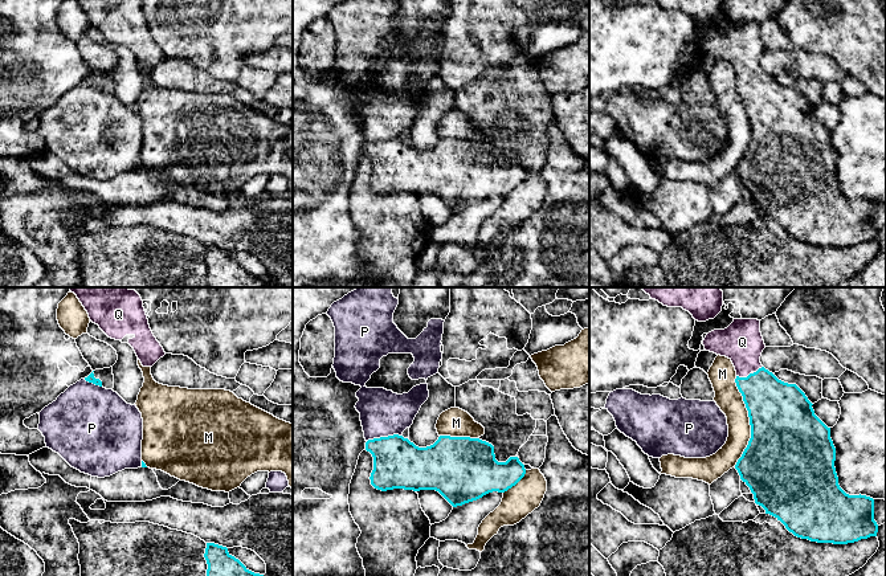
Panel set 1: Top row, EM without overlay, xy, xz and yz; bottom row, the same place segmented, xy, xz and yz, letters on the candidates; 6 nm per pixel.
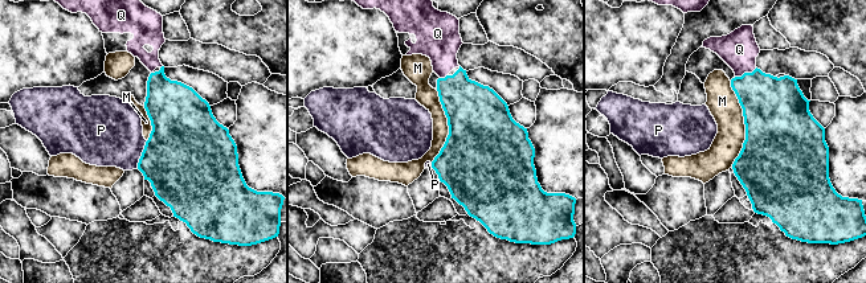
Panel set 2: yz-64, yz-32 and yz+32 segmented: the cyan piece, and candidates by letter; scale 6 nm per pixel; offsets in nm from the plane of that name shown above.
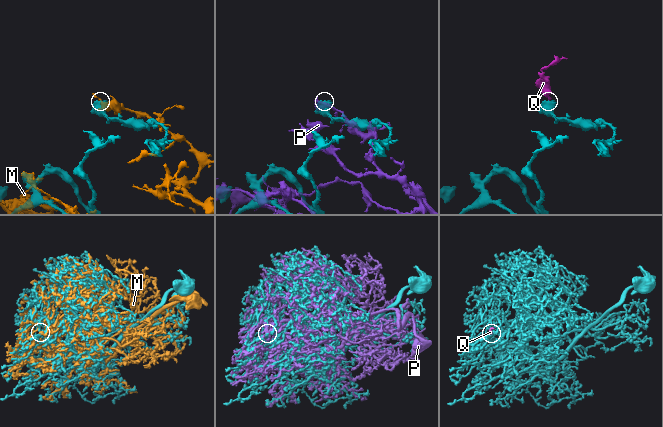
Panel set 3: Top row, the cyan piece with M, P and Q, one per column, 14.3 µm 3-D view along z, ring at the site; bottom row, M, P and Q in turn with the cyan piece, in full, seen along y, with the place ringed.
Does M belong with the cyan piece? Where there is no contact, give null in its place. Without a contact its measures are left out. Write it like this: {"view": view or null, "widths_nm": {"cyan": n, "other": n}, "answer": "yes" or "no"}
{"view": "yz", "widths_nm": {"cyan": 440, "other": 160}, "answer": "no"}

